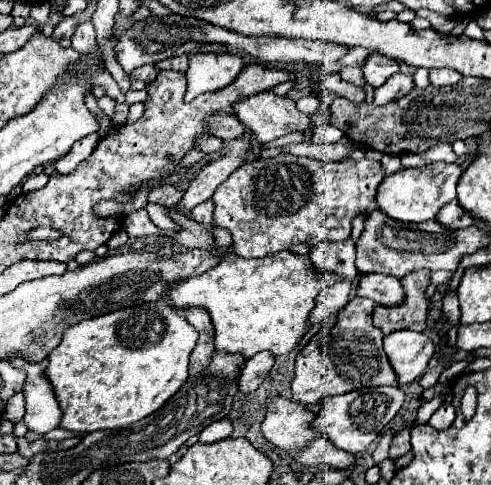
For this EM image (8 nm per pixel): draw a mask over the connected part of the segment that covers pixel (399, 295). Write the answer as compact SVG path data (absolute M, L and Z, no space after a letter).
M364 274L358 282L356 296L374 300L376 306L400 306L404 302L404 288L398 278L384 274Z

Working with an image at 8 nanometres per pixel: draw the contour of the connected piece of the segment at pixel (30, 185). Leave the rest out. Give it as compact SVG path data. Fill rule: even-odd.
M41 173L39 175L29 177L26 182L22 185L22 193L26 194L34 190L38 190L46 185L49 180L49 176Z

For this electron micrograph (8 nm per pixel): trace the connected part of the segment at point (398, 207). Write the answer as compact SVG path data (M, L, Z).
M434 162L424 168L402 168L382 180L378 186L378 206L388 216L400 220L400 222L426 222L434 220L440 208L456 198L456 182L460 178L462 170L458 164L446 164L446 162Z

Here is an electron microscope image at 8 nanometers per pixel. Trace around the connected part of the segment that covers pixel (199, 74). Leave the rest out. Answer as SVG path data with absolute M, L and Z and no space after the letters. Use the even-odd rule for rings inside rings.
M192 54L186 70L188 90L184 100L194 100L204 92L214 92L228 86L244 68L240 54Z

